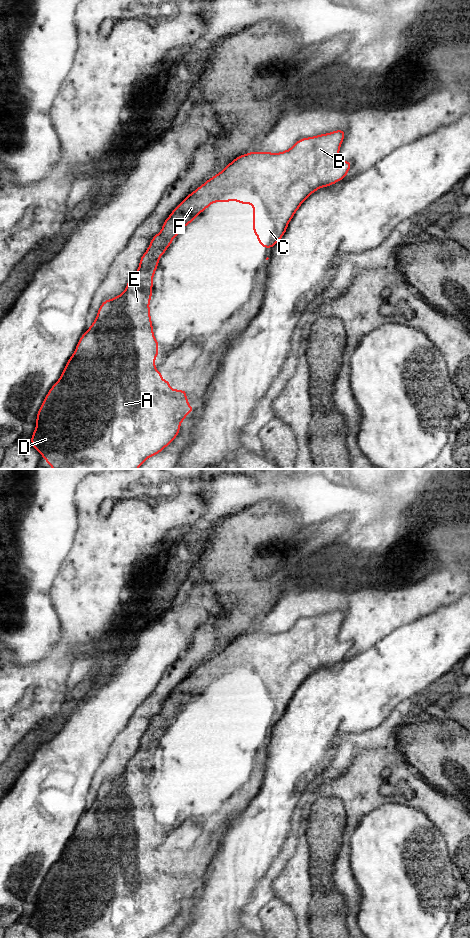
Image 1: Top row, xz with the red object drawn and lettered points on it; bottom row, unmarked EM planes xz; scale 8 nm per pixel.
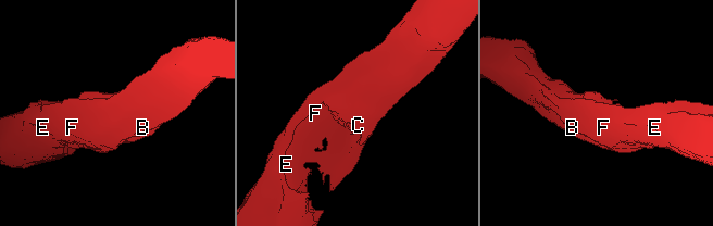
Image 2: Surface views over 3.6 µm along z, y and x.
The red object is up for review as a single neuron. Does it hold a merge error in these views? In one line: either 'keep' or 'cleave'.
keep

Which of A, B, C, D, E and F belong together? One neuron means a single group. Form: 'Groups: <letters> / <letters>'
Groups: A B C D E F

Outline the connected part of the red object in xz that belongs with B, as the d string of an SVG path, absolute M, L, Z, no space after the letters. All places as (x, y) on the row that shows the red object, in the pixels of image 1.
M335 130L331 133L321 134L313 137L302 138L298 140L290 149L280 153L254 152L243 154L229 163L221 172L208 179L203 185L199 186L194 192L190 193L164 221L162 230L156 234L150 242L146 252L142 255L138 270L129 278L125 291L109 300L105 300L98 309L97 317L91 327L80 338L73 355L68 360L59 380L51 387L48 394L38 411L36 417L35 431L31 436L32 446L40 452L41 456L47 461L53 469L138 469L149 457L163 451L167 445L177 437L180 431L181 422L191 413L194 406L189 406L189 400L186 398L188 390L176 390L170 388L170 381L161 378L162 373L156 370L155 358L160 355L157 351L159 342L156 341L153 333L149 303L152 297L153 276L157 269L160 257L171 245L173 239L189 223L195 220L196 216L201 214L204 209L209 208L214 202L238 201L240 204L253 205L253 233L257 235L261 247L273 248L274 245L282 238L287 230L287 226L293 218L300 205L319 188L327 187L343 180L352 162L340 161L338 154L345 136L344 130Z

